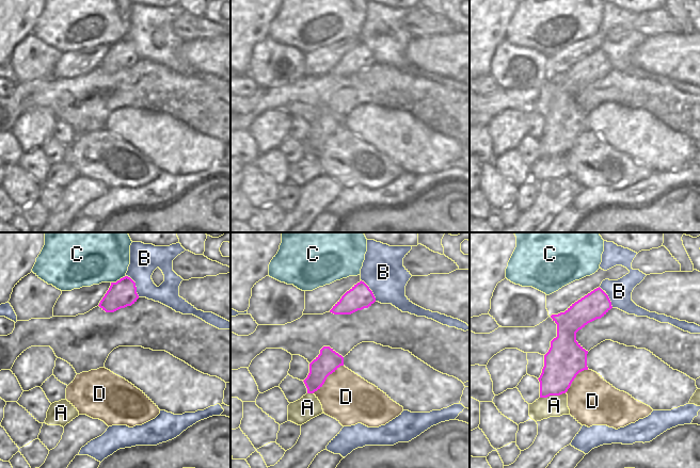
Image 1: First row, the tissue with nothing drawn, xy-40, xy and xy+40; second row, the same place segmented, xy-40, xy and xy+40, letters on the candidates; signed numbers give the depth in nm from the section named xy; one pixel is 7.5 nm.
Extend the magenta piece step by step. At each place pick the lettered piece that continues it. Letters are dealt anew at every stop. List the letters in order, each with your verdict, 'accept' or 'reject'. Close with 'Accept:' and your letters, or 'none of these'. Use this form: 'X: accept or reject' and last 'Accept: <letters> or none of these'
A: reject
B: reject
C: reject
D: reject
Accept: none of these

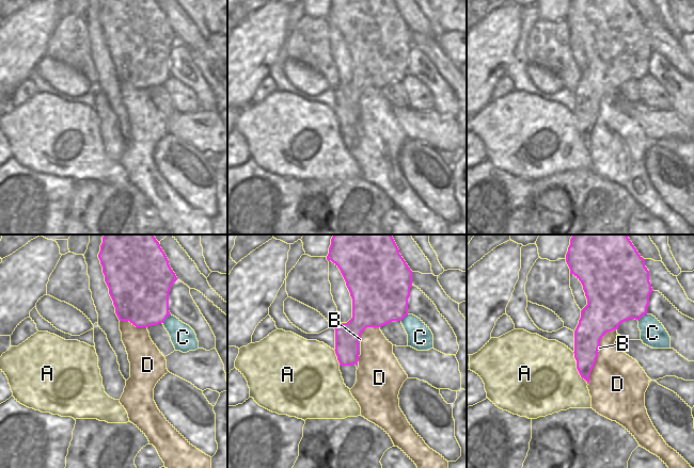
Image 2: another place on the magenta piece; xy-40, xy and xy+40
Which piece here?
A: reject
B: accept
C: reject
D: reject
Accept: B

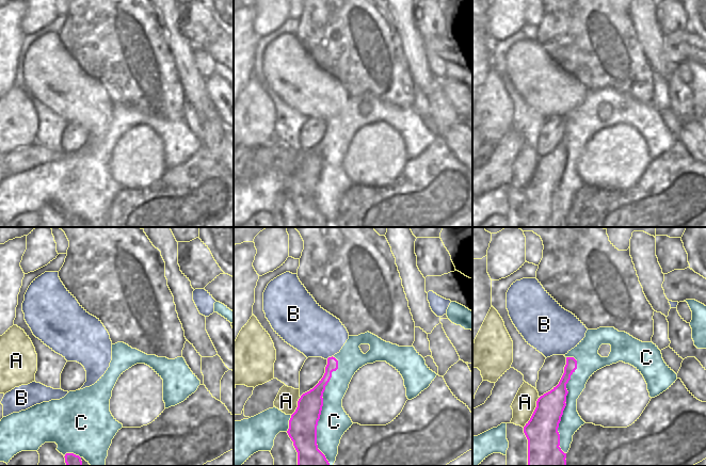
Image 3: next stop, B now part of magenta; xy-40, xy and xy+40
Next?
A: reject
B: reject
C: reject
Accept: none of these

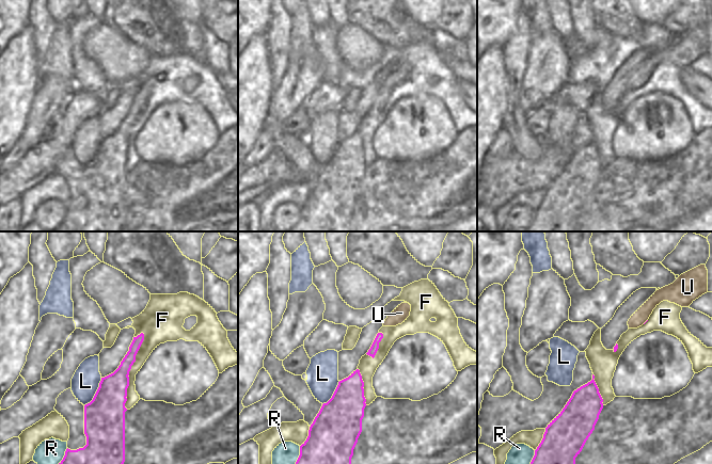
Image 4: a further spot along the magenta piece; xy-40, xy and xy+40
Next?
F: reject
L: reject
R: reject
U: accept
Accept: U

